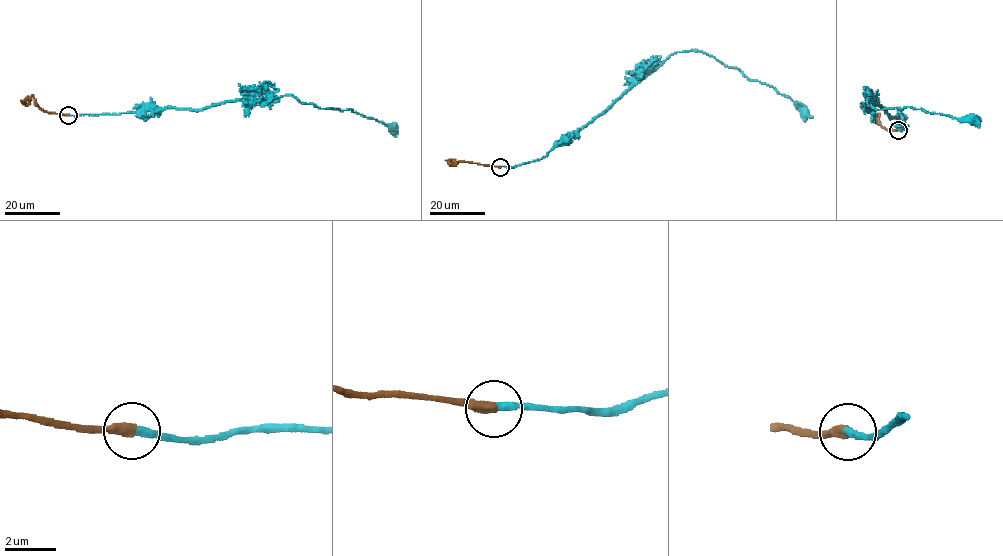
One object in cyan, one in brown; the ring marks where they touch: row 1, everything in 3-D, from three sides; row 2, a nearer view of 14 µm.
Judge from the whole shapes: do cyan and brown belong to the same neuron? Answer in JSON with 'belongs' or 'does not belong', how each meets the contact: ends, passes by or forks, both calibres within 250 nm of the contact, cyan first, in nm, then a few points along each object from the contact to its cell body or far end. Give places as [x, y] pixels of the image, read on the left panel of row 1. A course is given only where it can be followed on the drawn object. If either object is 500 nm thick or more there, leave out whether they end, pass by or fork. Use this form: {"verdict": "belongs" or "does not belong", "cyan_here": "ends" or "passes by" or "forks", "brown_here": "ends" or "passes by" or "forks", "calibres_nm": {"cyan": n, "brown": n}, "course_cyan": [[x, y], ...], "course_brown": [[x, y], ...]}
{"verdict": "belongs", "cyan_here": "ends", "brown_here": "ends", "calibres_nm": {"cyan": 300, "brown": 440}, "course_cyan": [[68, 115], [203, 109], [228, 101], [290, 95], [321, 108], [351, 109], [394, 128]], "course_brown": [[68, 115], [41, 110], [32, 95], [23, 100], [27, 105]]}

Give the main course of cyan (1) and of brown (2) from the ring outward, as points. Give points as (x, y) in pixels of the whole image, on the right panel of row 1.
1: (898, 130), (908, 126), (869, 99), (868, 105), (877, 109), (911, 107), (974, 119)
2: (898, 130), (883, 127), (878, 114), (873, 119), (880, 123)

